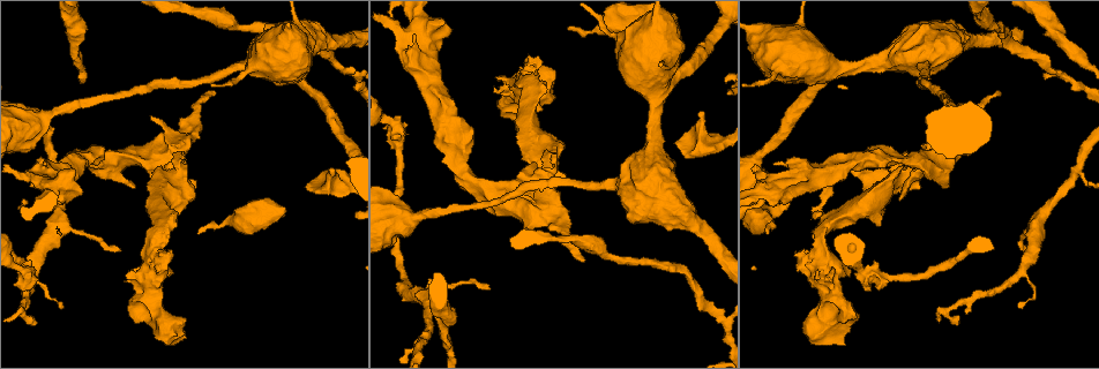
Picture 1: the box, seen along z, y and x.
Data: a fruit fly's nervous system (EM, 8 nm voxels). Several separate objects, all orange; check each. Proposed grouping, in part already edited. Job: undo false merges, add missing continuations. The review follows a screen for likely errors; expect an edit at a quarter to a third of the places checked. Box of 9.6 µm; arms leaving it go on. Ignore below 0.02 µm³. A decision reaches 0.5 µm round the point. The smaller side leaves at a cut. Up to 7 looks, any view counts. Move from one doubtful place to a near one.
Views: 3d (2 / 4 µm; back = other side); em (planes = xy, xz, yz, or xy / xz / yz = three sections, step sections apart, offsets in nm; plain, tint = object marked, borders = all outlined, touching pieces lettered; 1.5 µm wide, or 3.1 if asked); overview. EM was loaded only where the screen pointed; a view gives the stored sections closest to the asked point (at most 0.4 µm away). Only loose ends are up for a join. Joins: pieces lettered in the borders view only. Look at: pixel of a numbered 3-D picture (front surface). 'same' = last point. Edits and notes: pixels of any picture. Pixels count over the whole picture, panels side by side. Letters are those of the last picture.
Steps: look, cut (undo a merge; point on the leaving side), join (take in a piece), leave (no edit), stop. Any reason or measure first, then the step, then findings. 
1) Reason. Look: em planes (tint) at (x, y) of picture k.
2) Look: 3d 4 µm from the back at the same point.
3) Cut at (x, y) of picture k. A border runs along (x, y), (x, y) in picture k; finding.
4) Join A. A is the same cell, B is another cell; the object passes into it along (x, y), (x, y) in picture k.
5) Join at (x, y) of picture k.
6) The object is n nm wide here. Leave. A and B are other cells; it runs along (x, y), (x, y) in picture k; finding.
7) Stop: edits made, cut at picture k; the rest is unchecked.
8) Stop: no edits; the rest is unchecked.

An open end. Look: em 3.1 µm yz step 16 (borders) at (855, 318) of picture 1.

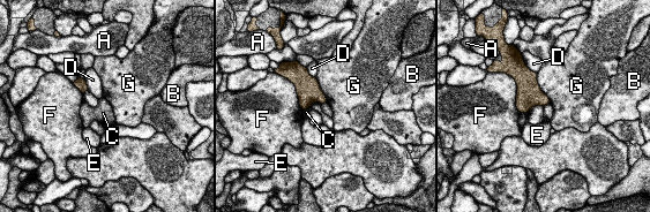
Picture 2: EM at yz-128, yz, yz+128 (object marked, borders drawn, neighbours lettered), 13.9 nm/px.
Look: em 3.1 µm planes (borders) at the same point.

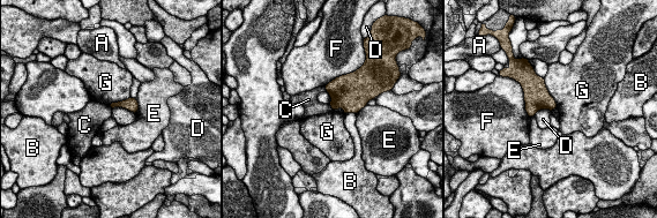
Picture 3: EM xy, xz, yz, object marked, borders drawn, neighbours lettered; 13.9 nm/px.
Leave. A, B, C, D, E, F and G are other cells; a border runs along (328, 104), (333, 110) in picture 3; none of them fits.

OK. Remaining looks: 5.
Free end. Look: 3d 4 µm at (35, 325) of picture 1.

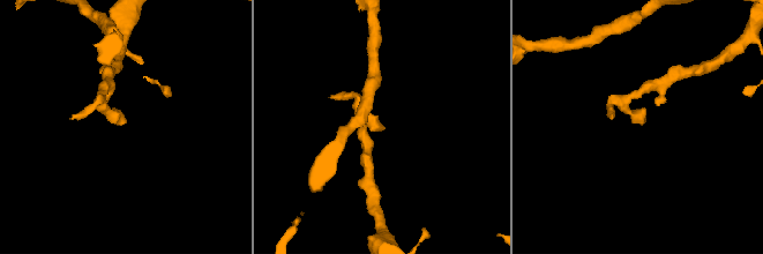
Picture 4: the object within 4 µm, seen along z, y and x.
Shape alone is not enough. Look: em planes (plain) at (382, 128) of picture 4.

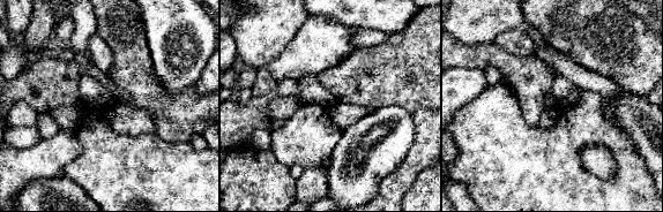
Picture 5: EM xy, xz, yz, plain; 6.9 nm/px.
Look: em planes (borders) at the same point.

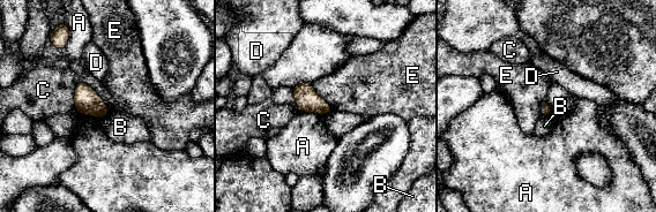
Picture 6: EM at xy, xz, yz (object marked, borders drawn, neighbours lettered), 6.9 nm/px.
Leave. A, B, C, D and E are other cells; a border runs along (311, 83), (313, 89), (333, 110) in picture 6; no lettered piece goes on from it.

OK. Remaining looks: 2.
Branch stops here. Look: em xz step 8 (tint) at (790, 202) of picture 1.

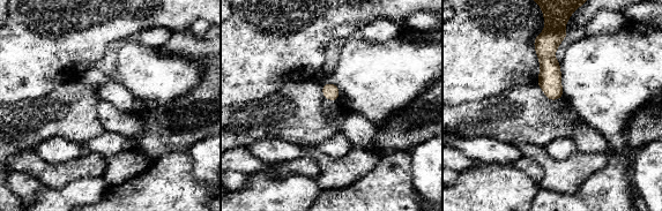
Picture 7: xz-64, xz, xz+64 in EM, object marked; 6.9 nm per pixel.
Another direction. Look: em planes (borders) at the same point.

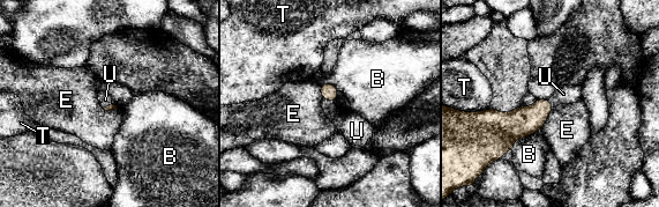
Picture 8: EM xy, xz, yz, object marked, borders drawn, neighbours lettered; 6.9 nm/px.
Join U. U is the same cell, B, E and T are other cells; the object passes into it along (329, 91), (329, 100), (351, 125) in picture 8; it goes on there.

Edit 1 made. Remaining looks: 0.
Stop: edits made, join at picture 8; the rest is unchecked.

